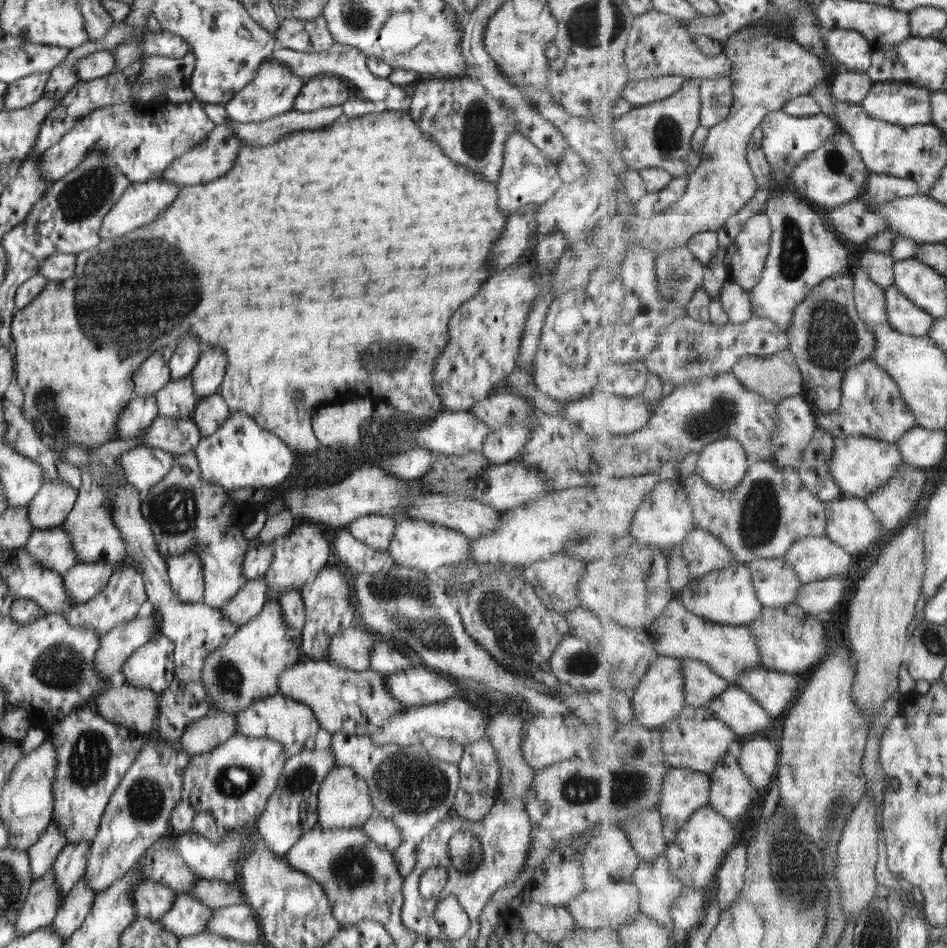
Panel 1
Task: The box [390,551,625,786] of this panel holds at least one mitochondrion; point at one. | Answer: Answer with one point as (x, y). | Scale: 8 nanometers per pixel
(515, 635)

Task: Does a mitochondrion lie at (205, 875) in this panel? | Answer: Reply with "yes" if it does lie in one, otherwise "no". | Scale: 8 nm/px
no

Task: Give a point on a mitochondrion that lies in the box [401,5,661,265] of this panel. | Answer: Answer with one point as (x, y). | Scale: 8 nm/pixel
(476, 135)

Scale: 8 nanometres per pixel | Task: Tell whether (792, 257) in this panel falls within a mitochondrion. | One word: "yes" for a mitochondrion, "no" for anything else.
yes

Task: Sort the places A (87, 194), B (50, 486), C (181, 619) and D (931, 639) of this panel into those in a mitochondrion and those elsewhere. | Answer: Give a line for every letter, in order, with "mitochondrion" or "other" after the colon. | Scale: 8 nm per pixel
A: mitochondrion
B: other
C: other
D: mitochondrion

